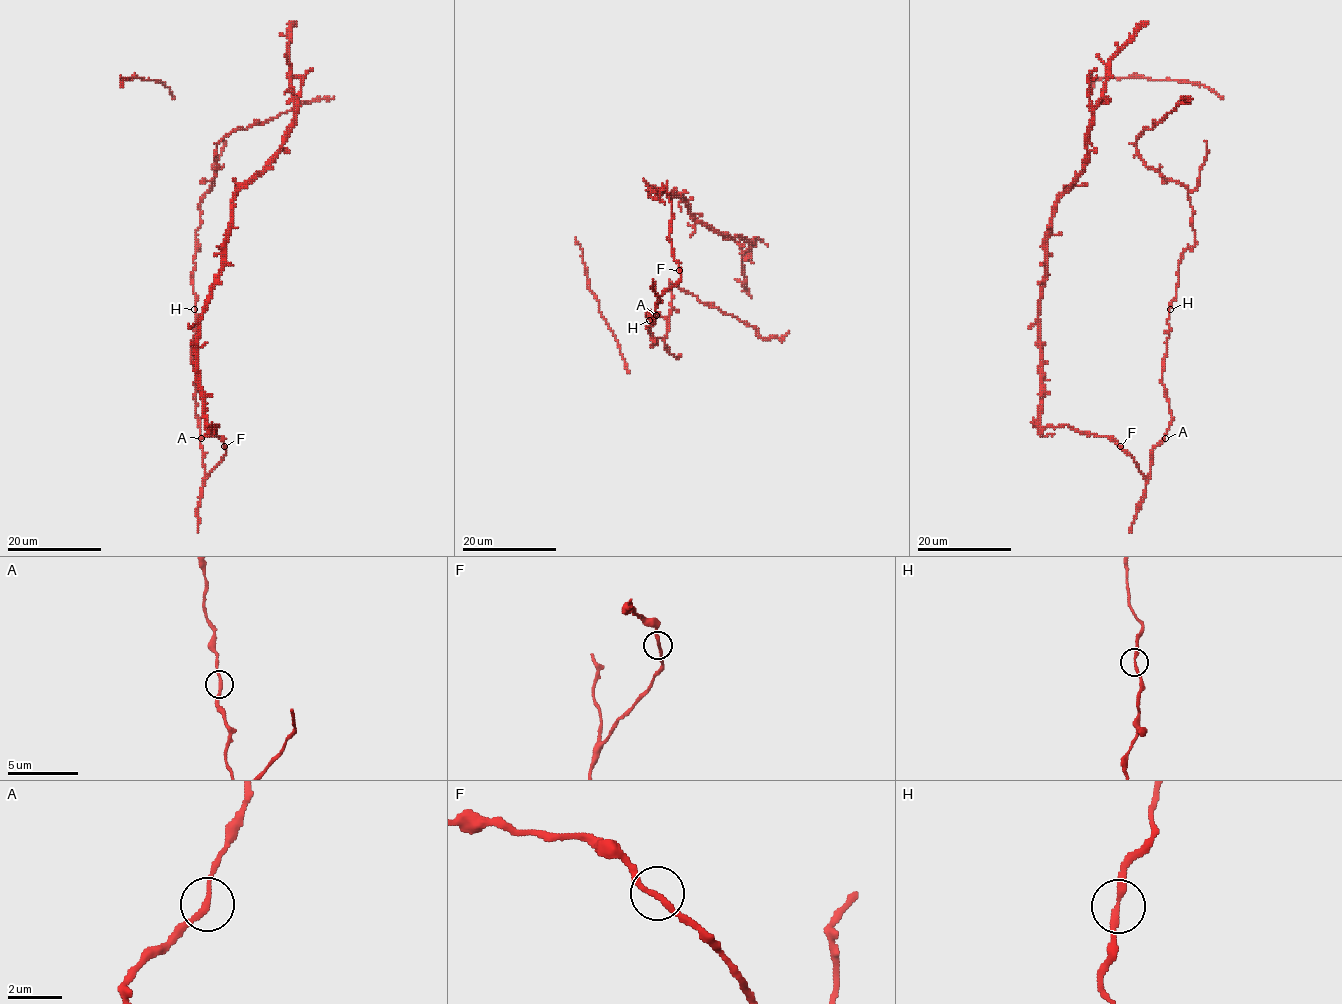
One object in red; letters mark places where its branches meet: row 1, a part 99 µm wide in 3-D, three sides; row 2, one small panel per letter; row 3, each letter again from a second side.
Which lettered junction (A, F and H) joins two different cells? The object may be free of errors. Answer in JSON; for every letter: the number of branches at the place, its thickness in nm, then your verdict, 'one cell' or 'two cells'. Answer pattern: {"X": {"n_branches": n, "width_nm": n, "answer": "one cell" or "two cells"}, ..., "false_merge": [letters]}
{"A": {"n_branches": 2, "width_nm": 200, "answer": "one cell"}, "F": {"n_branches": 2, "width_nm": 200, "answer": "one cell"}, "H": {"n_branches": 2, "width_nm": 200, "answer": "one cell"}, "false_merge": []}

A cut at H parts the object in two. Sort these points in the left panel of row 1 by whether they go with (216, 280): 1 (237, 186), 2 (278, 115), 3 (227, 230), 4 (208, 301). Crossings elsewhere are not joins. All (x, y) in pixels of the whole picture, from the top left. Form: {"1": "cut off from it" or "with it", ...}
{"1": "with it", "2": "cut off from it", "3": "with it", "4": "with it"}

